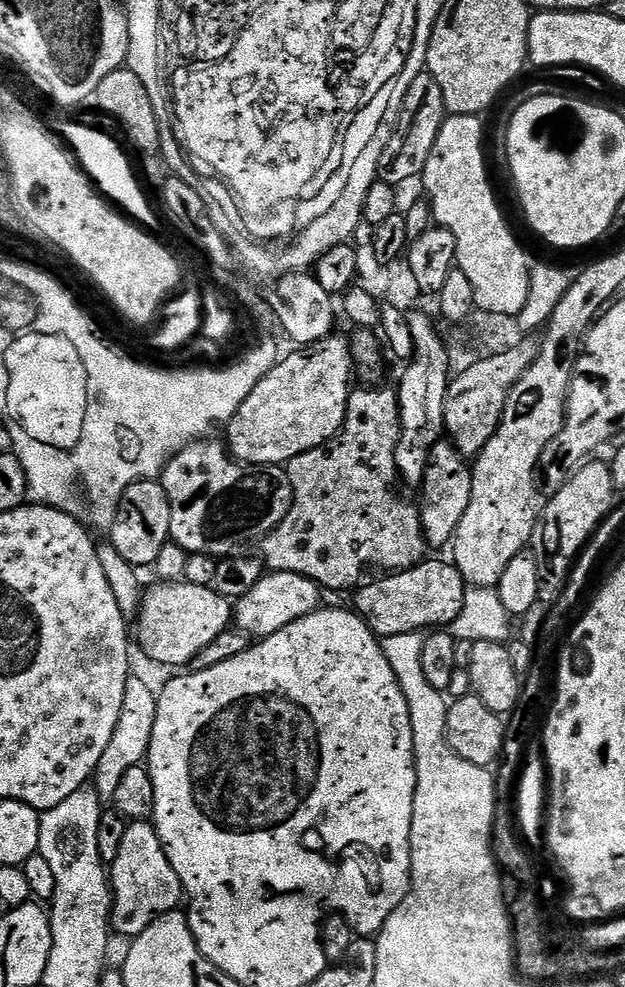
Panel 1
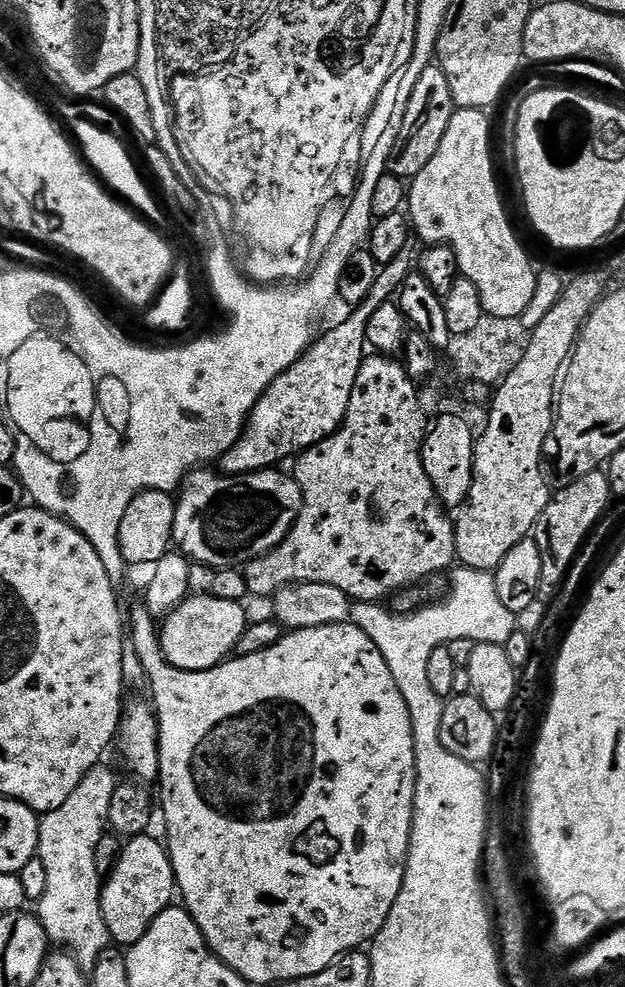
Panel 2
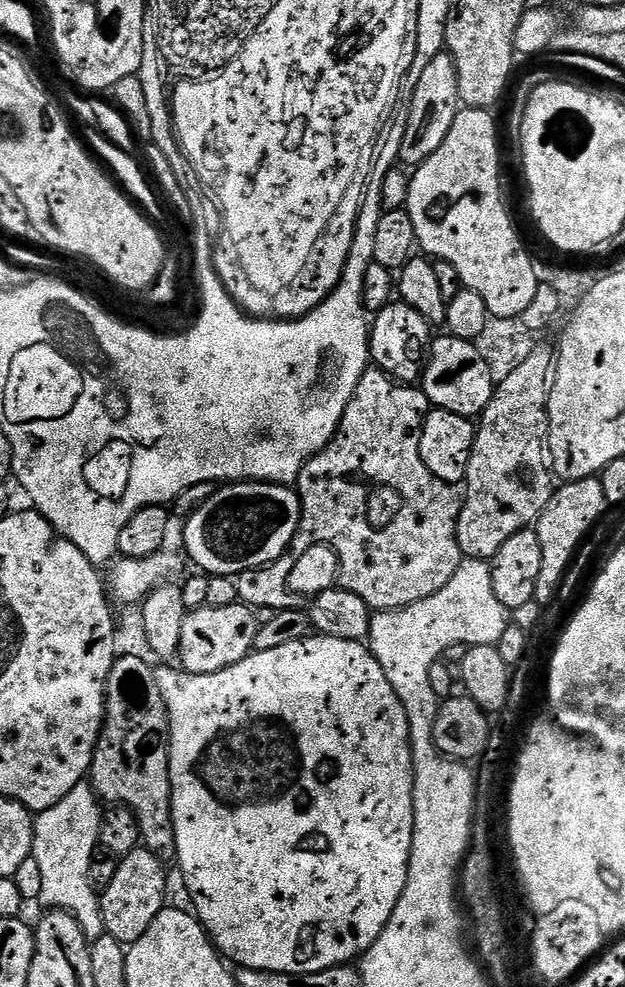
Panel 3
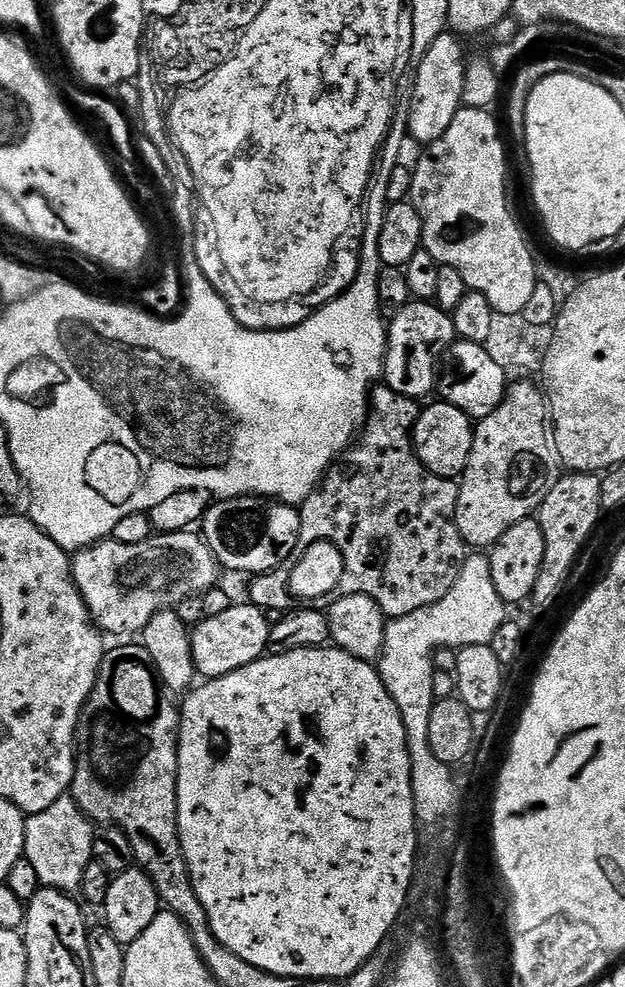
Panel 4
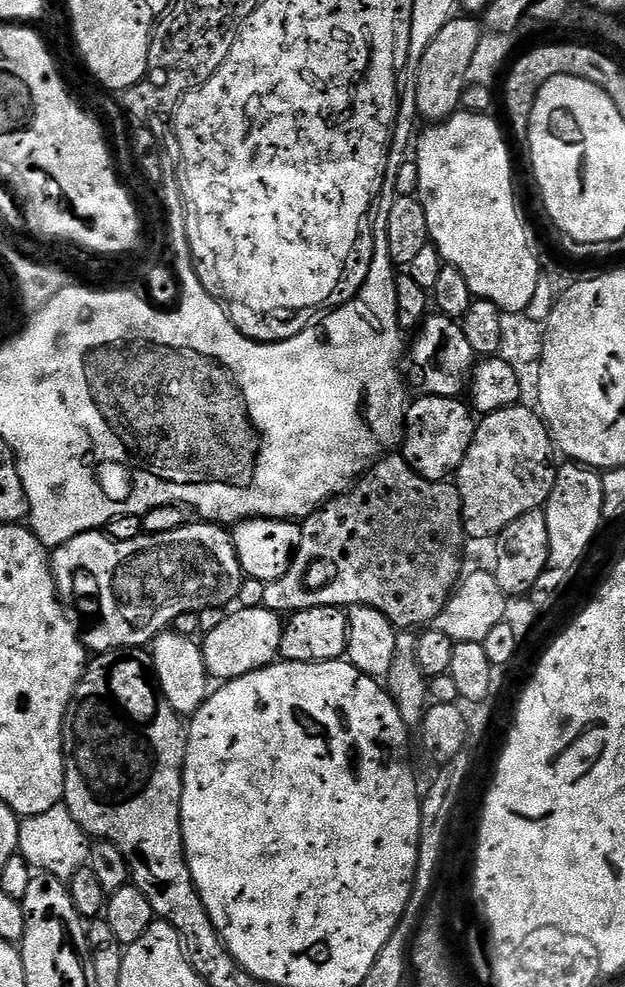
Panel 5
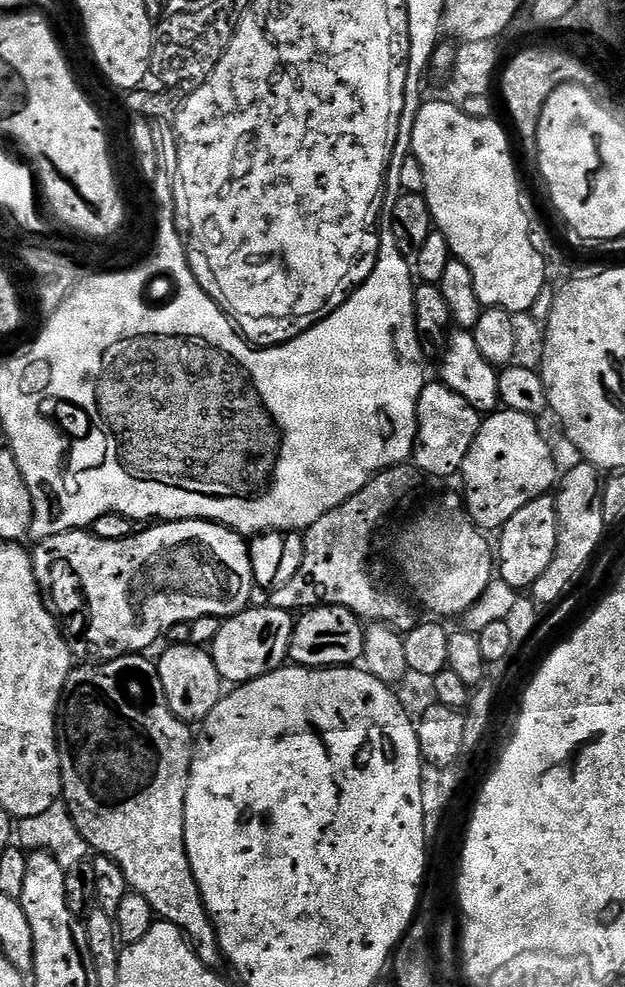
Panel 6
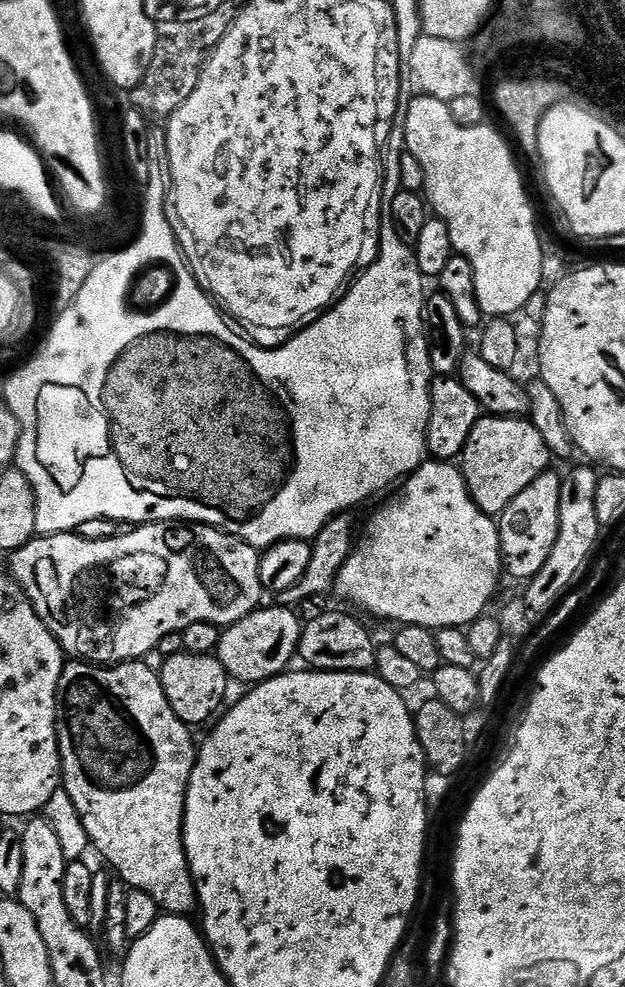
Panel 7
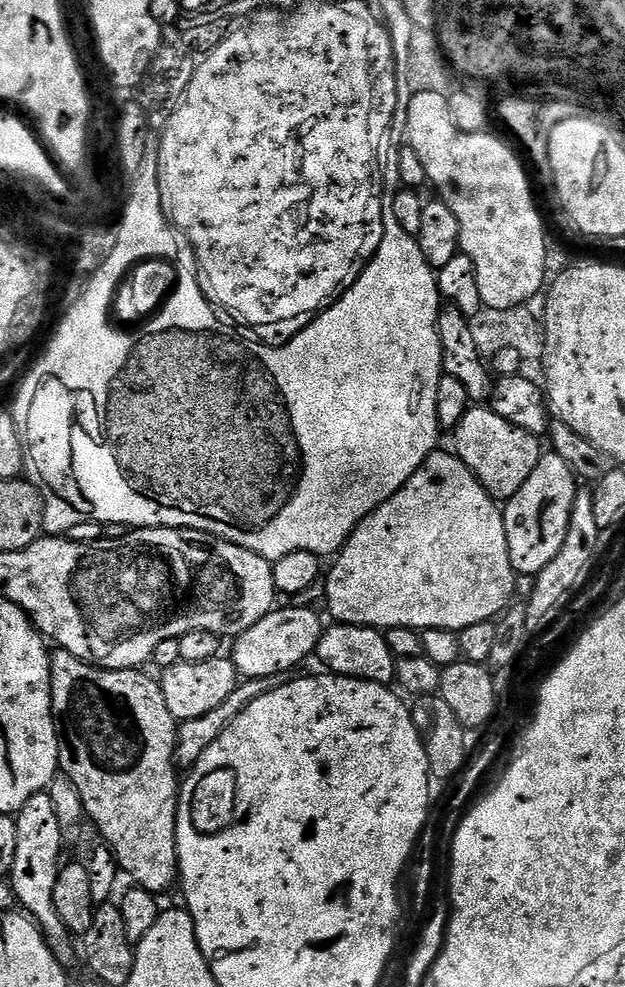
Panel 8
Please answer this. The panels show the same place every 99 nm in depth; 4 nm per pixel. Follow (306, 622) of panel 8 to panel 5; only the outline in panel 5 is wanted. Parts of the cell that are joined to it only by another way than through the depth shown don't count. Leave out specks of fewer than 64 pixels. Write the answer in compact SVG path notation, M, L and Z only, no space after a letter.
M257 606L240 608L237 612L229 611L222 626L210 630L202 640L209 677L216 682L227 682L242 678L242 674L250 674L267 664L277 663L283 633L284 624L281 617L268 608Z

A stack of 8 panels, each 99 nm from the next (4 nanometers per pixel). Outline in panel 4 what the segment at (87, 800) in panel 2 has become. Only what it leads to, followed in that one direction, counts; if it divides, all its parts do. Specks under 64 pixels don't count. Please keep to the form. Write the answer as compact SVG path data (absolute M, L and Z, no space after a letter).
M71 795L58 798L58 802L46 806L46 810L31 813L25 819L24 829L24 856L32 861L41 885L59 888L65 894L79 893L84 867L94 860L92 847L96 832L93 821L85 816Z

